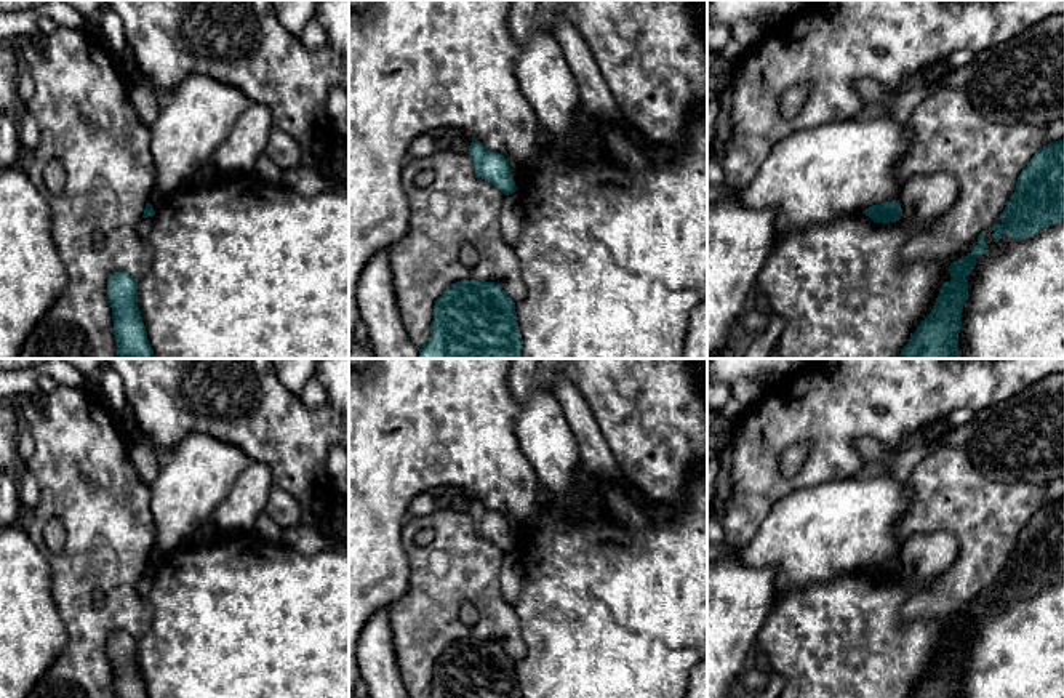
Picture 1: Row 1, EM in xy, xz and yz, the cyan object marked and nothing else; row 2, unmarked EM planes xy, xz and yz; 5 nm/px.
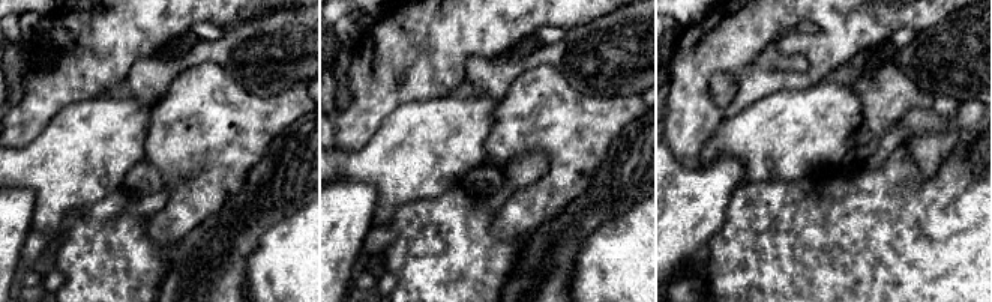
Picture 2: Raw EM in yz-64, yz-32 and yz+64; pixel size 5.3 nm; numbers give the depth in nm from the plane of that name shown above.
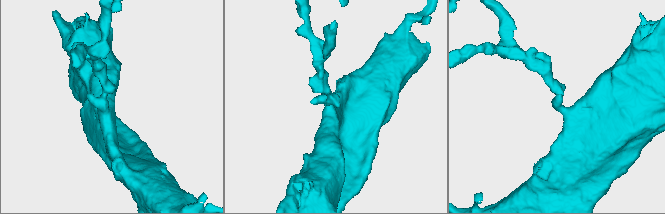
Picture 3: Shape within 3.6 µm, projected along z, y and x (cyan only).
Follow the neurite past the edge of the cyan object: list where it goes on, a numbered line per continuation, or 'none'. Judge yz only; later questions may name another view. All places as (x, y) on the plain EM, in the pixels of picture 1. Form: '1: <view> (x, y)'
none

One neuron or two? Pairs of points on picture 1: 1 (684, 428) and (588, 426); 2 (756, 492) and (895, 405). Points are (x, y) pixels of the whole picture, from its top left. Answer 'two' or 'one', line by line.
1: two
2: one

